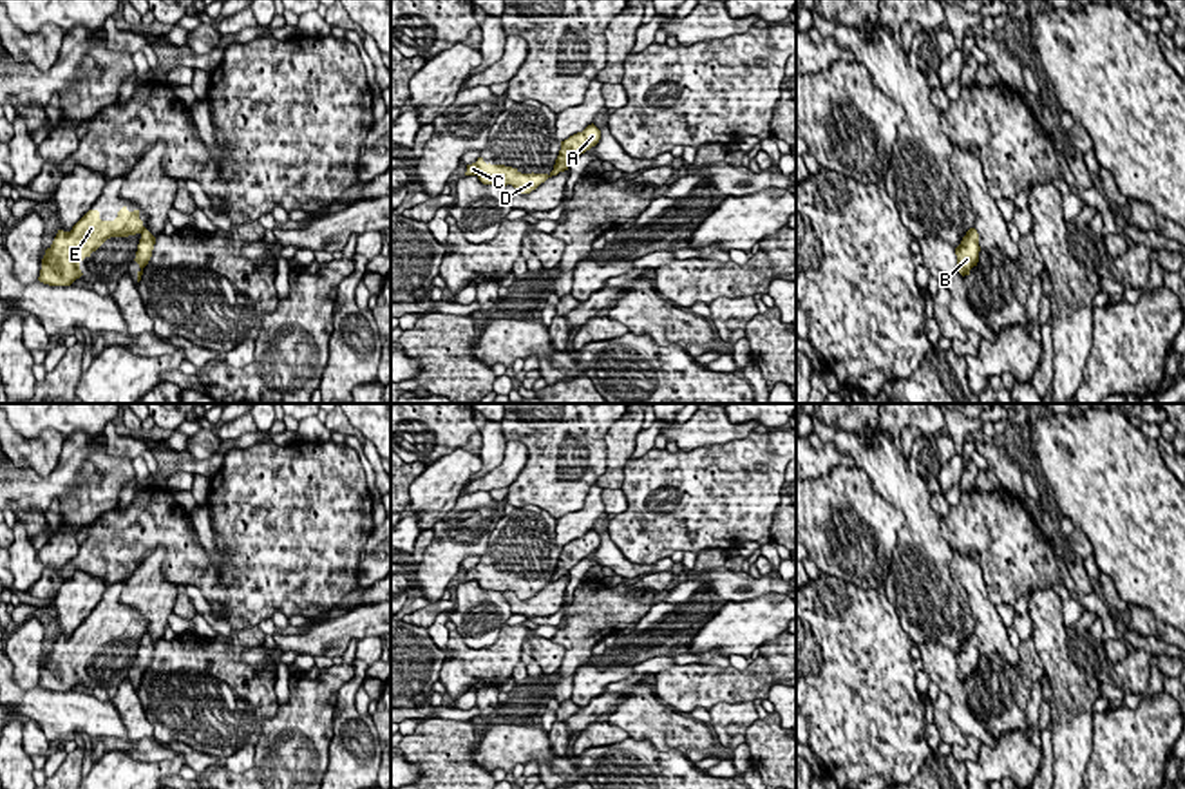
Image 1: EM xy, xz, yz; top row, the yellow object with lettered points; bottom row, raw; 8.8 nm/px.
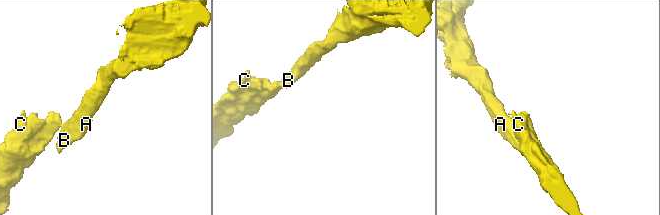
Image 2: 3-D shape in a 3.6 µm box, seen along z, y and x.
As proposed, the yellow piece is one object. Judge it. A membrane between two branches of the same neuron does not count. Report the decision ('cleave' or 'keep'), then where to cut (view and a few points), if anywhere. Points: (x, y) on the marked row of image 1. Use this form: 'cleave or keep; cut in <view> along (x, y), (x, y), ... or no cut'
cleave; cut in xy along (143, 227), (140, 232)

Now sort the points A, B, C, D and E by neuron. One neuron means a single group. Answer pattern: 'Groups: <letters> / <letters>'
Groups: A B / C D E

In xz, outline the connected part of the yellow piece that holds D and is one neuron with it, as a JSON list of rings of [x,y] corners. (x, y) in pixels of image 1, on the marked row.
[[[483,157],[467,165],[465,176],[476,176],[483,185],[507,186],[512,185],[519,194],[530,194],[548,179],[548,174],[521,174],[517,168],[505,165],[487,165]]]

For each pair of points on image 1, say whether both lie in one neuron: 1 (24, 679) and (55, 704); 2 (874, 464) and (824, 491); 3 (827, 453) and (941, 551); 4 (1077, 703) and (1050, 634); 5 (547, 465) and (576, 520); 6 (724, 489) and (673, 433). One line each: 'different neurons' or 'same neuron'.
1: different neurons
2: different neurons
3: different neurons
4: same neuron
5: different neurons
6: different neurons

